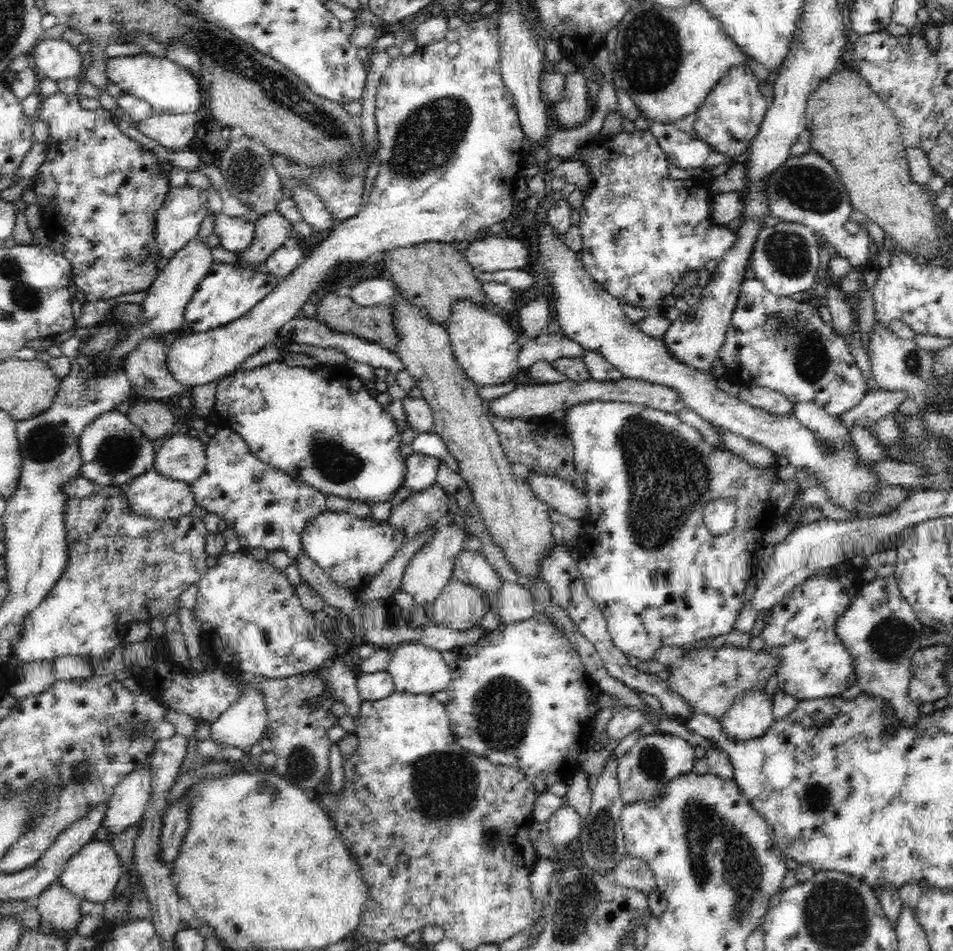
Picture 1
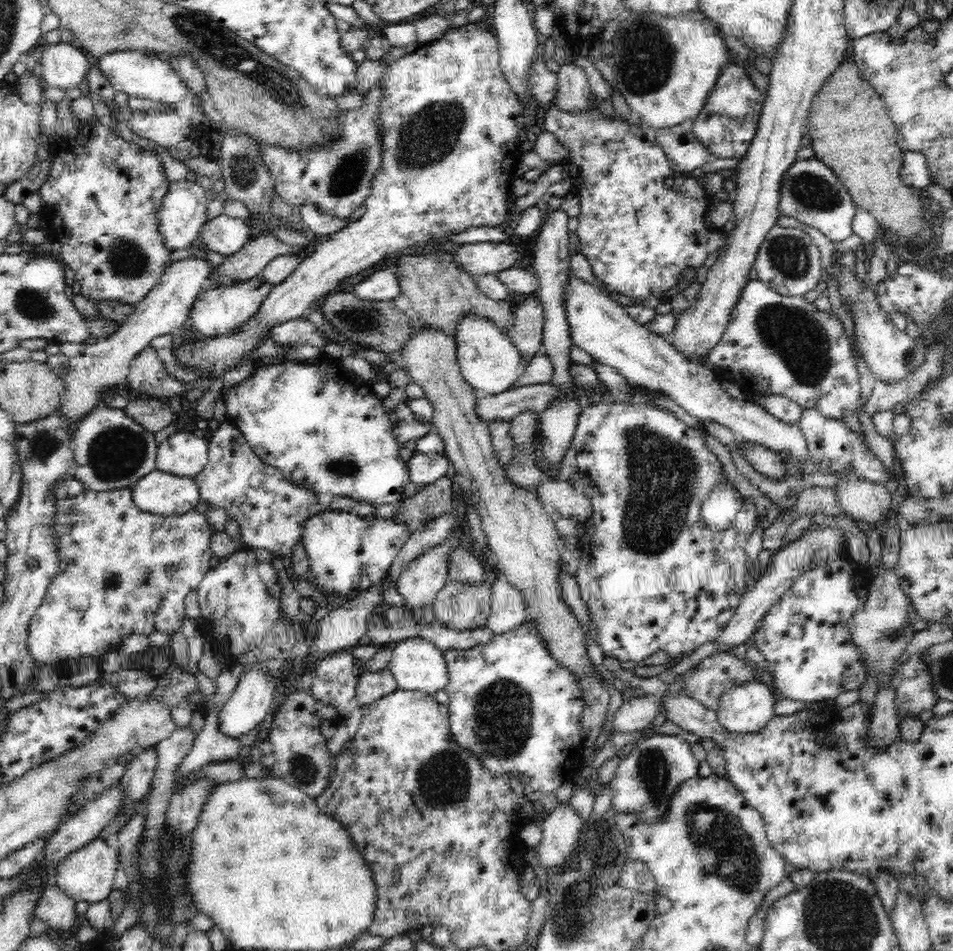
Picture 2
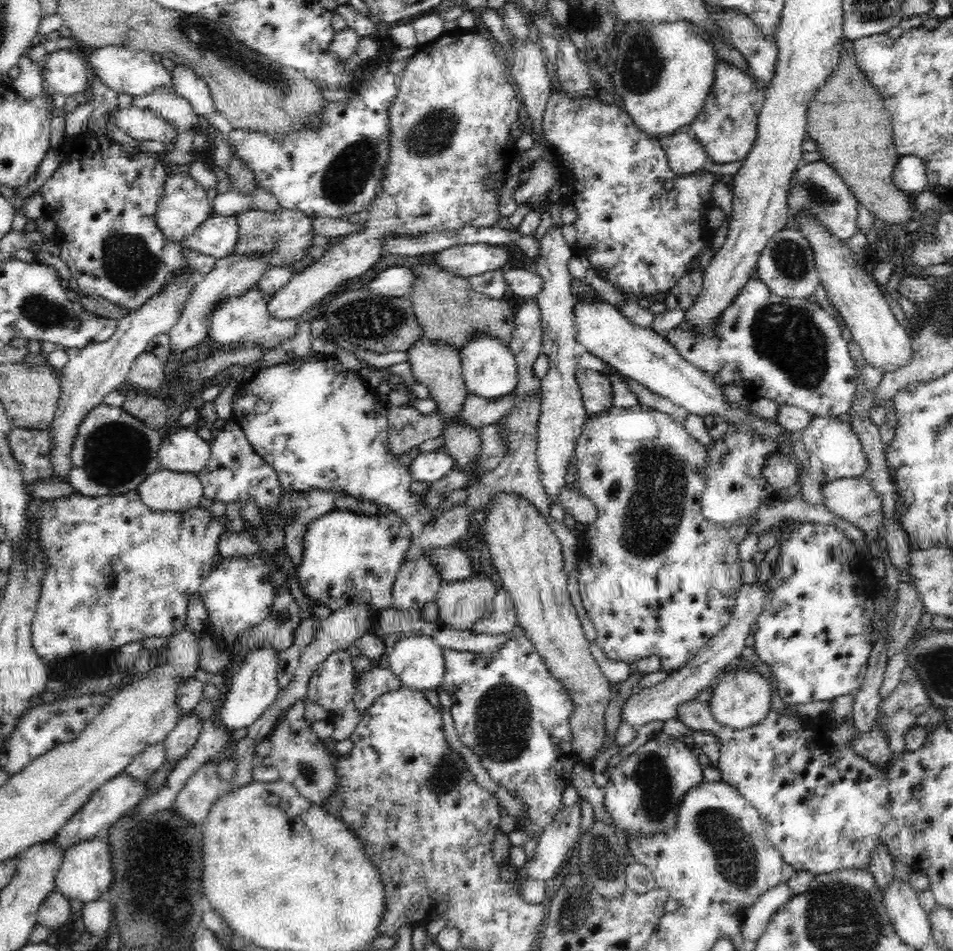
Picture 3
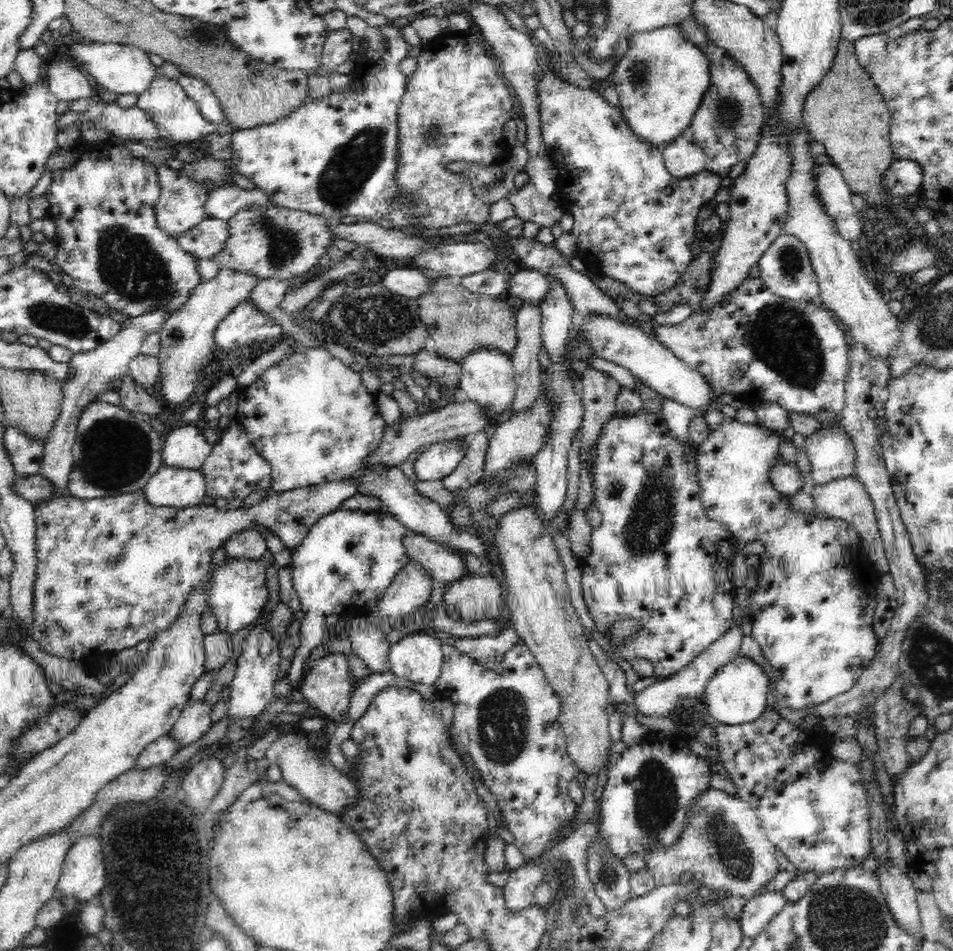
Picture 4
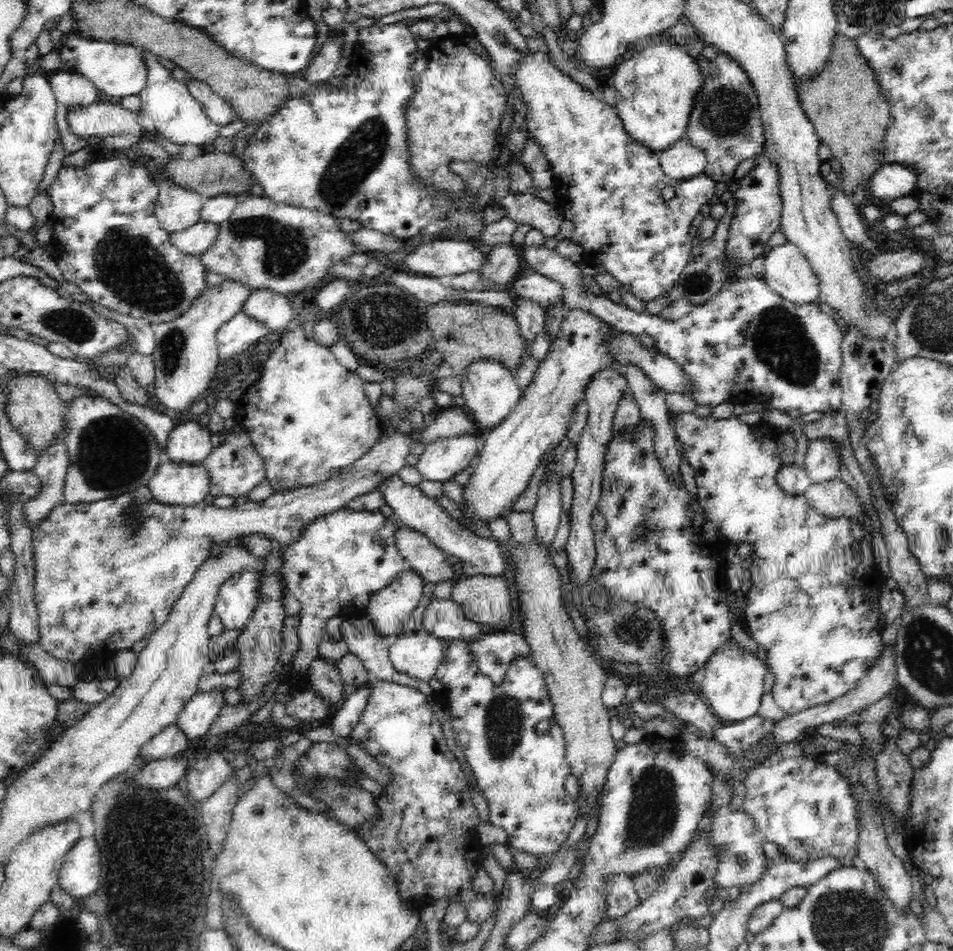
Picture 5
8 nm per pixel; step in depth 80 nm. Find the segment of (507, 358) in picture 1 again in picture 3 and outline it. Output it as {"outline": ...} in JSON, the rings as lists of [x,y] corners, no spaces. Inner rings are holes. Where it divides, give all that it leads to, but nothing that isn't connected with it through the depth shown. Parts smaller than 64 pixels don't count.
{"outline":[[[480,334],[470,341],[459,353],[463,384],[468,394],[482,397],[485,400],[500,400],[514,393],[518,382],[518,365],[509,345],[502,341]]]}

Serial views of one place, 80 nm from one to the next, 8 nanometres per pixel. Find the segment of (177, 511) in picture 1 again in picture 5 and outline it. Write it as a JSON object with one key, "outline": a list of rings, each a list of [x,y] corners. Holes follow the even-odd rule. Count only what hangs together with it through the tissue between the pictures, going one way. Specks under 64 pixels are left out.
{"outline":[[[166,462],[161,463],[147,485],[158,502],[195,506],[208,496],[211,478],[204,464]]]}

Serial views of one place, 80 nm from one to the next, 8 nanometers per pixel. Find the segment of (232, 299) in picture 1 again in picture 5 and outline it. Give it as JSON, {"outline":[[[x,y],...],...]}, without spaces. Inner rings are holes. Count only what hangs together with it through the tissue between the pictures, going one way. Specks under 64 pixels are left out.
{"outline":[[[240,310],[234,318],[225,322],[217,332],[219,363],[223,363],[234,354],[241,353],[250,344],[273,330],[247,316]]]}

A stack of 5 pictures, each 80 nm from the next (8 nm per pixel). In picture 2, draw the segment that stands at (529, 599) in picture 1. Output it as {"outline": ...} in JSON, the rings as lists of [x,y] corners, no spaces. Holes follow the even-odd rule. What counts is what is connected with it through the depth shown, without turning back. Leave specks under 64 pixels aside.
{"outline":[[[504,578],[494,579],[491,594],[491,613],[484,627],[493,633],[502,634],[526,621],[526,608],[522,597]]]}

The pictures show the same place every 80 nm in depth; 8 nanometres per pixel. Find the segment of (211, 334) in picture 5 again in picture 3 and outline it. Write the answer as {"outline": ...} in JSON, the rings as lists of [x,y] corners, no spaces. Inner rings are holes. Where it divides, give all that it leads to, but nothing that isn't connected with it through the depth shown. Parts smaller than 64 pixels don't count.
{"outline":[[[227,256],[217,259],[211,272],[203,276],[194,288],[190,289],[190,296],[184,302],[184,308],[180,312],[178,320],[174,326],[168,330],[172,350],[174,352],[186,352],[192,348],[198,348],[208,340],[210,319],[217,312],[222,302],[238,298],[254,286],[263,275],[265,268],[265,258],[255,258],[255,256]]]}

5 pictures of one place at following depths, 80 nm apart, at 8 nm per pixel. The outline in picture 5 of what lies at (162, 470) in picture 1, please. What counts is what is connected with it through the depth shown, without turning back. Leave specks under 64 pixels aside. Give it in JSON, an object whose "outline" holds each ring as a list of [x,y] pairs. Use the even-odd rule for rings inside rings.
{"outline":[[[193,418],[176,424],[166,446],[166,452],[160,457],[161,462],[204,464],[204,459],[214,450],[210,441],[211,435],[209,427],[201,426],[199,421]]]}

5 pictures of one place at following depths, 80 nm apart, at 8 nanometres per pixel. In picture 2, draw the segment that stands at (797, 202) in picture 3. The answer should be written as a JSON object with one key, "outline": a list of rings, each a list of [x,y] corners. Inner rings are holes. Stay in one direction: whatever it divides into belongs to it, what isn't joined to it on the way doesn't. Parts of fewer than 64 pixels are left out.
{"outline":[[[815,156],[804,160],[798,159],[793,166],[790,166],[781,182],[781,198],[778,206],[782,216],[796,218],[802,224],[818,228],[834,242],[846,240],[853,233],[851,224],[857,206],[832,168],[817,160]]]}

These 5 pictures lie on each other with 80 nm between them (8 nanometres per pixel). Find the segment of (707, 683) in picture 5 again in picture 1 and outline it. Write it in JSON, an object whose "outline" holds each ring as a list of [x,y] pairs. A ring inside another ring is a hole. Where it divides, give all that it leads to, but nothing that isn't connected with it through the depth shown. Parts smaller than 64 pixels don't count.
{"outline":[[[770,689],[742,691],[723,712],[720,724],[730,738],[758,738],[774,722],[775,696]]]}

